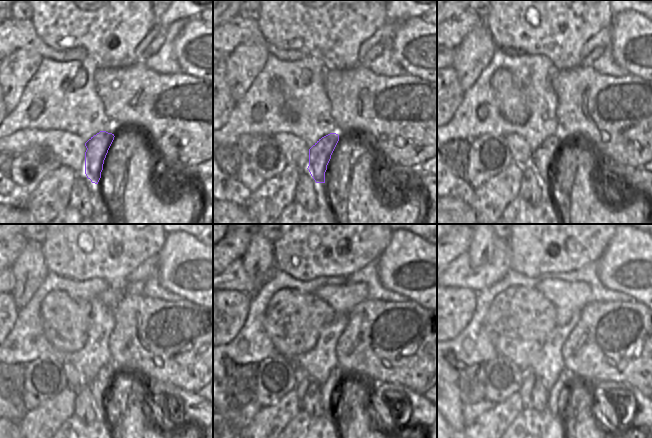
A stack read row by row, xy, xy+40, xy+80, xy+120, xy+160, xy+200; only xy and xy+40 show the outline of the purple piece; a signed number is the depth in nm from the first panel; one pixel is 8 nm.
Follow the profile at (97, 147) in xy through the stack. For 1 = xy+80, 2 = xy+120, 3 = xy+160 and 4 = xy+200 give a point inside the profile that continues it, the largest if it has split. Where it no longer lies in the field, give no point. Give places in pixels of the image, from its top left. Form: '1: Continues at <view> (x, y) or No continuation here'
1: Continues at xy+80 (543, 160)
2: Continues at xy+120 (100, 387)
3: Continues at xy+160 (330, 390)
4: Continues at xy+200 (556, 402).

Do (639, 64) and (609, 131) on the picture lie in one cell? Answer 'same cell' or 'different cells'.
different cells

